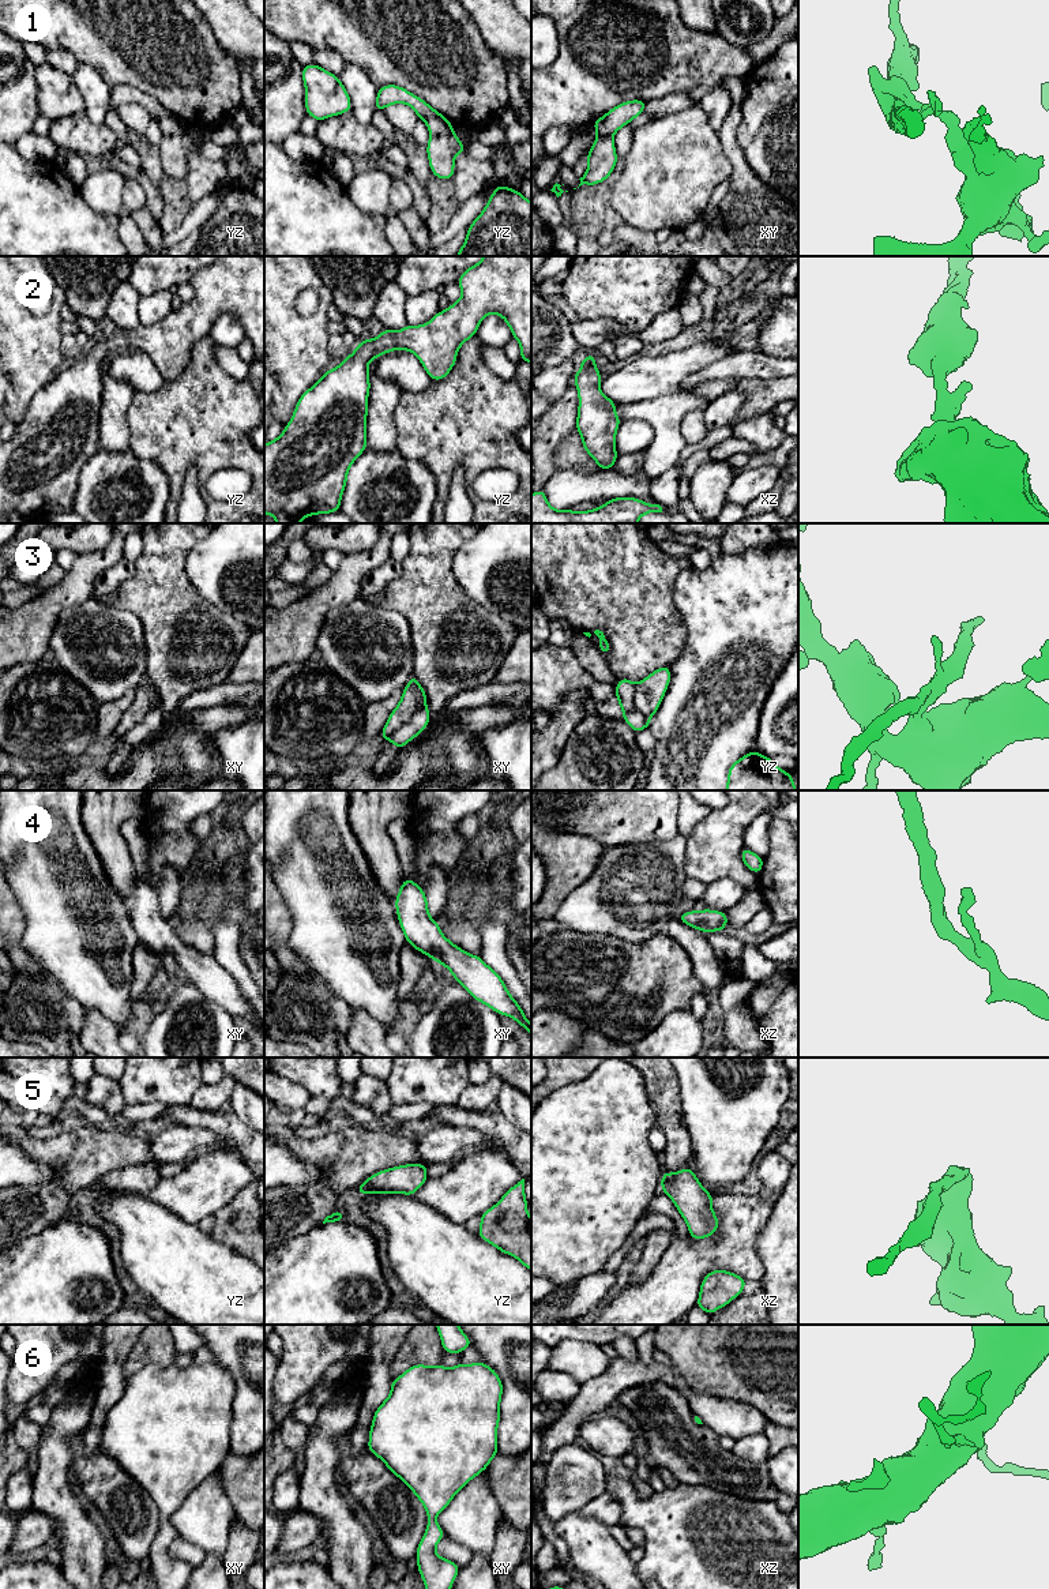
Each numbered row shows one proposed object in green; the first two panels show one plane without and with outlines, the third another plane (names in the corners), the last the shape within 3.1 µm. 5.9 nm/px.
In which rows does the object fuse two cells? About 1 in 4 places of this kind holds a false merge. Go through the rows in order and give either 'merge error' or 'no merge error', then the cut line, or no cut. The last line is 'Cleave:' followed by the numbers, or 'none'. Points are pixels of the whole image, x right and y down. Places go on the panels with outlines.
1: merge error; cut yz (452, 131), (444, 135), (432, 135)
2: no merge error; cut none
3: merge error; cut xy (425, 706), (420, 707), (384, 737)
4: no merge error; cut none
5: no merge error; cut none
6: no merge error; cut none
Cleave: 1, 3

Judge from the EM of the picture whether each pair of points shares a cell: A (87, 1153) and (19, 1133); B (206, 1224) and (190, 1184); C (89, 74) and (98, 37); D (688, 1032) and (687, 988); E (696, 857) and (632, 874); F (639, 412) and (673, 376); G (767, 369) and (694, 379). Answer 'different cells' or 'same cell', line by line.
A: same cell
B: different cells
C: different cells
D: different cells
E: different cells
F: different cells
G: same cell

